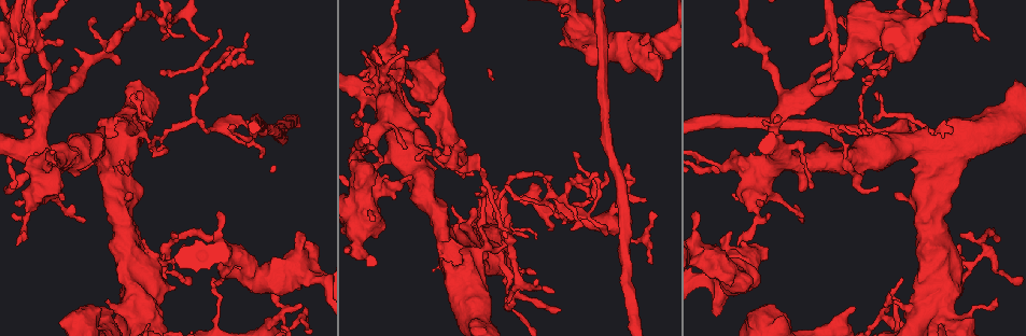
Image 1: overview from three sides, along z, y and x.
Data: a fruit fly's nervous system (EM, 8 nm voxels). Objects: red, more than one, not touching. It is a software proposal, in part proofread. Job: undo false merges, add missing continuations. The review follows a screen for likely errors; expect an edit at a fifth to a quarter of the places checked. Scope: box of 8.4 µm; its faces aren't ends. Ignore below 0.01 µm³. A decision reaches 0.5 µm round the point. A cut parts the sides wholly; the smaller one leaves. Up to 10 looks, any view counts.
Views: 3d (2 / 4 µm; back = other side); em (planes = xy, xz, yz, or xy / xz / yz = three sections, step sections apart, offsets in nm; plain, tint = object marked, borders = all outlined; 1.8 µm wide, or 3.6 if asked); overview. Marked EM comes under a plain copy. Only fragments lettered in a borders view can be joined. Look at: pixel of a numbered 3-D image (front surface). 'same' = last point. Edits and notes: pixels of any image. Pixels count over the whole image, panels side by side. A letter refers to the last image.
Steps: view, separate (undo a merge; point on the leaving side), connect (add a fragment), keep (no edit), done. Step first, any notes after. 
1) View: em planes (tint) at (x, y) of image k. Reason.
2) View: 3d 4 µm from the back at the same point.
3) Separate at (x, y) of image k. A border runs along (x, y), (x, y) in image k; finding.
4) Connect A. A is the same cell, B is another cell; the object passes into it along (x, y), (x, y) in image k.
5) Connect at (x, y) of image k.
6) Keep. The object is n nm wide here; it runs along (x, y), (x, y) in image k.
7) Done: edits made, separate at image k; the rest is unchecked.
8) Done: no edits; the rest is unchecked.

View: 3d 4 µm from the back at (394, 76) of image 1.

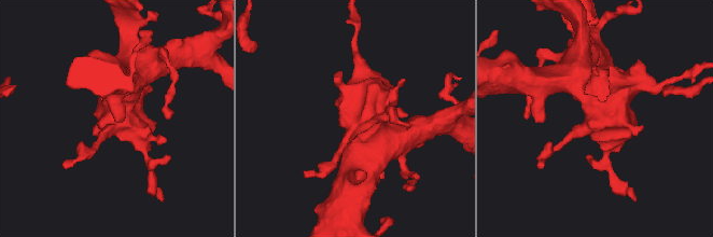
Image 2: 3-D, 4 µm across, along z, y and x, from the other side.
View: em planes (borders) at (591, 115) of image 2. 3 arms meet here.

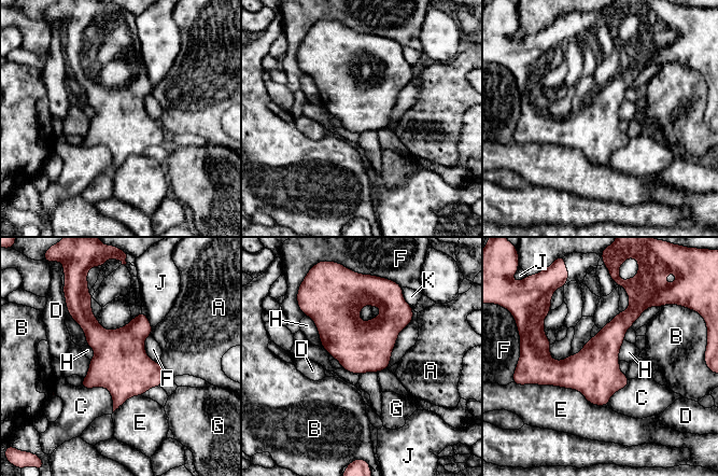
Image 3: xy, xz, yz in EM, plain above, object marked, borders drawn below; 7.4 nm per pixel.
Keep. A, B, C, D, E, F, G, H, J and K are other cells; a border runs along (305, 314), (314, 323), (322, 346) in image 3; continuous, no second neuron.

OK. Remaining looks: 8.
View: 3d 4 µm at (85, 314) of image 1. Closes a loop.

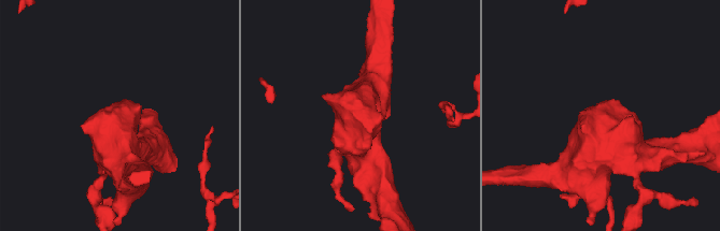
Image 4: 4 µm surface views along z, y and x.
View: em planes (borders) at (361, 118) of image 4.

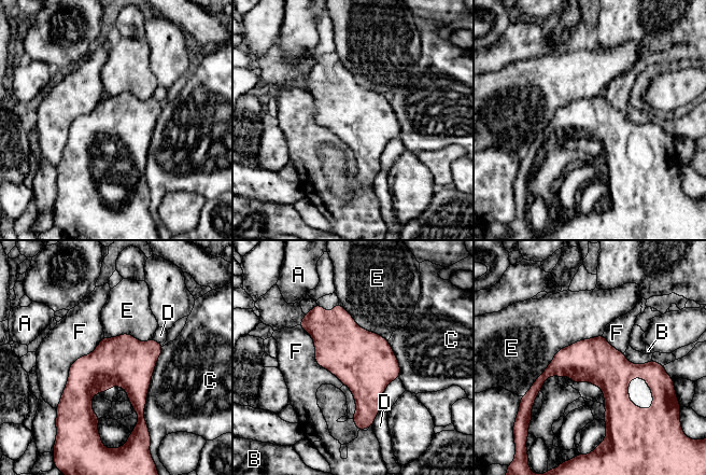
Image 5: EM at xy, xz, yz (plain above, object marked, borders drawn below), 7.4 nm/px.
Keep. The longest contact is with E, 700 nm; A, B, C, D, E and F are other cells; it runs along (659, 366), (554, 367), (535, 386) in image 5; one neuron here.

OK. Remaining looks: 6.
View: 3d 4 µm at (25, 29) of image 1. Abrupt turn.

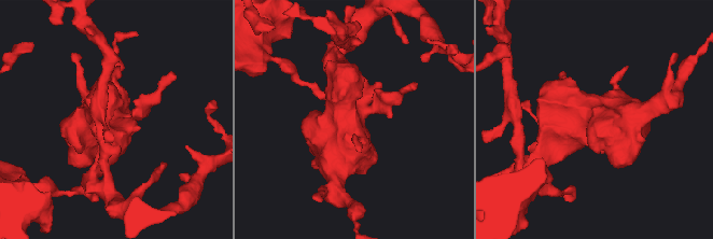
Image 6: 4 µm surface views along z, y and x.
View: em 3.6 µm planes (tint) at (351, 111) of image 6. Now the EM.

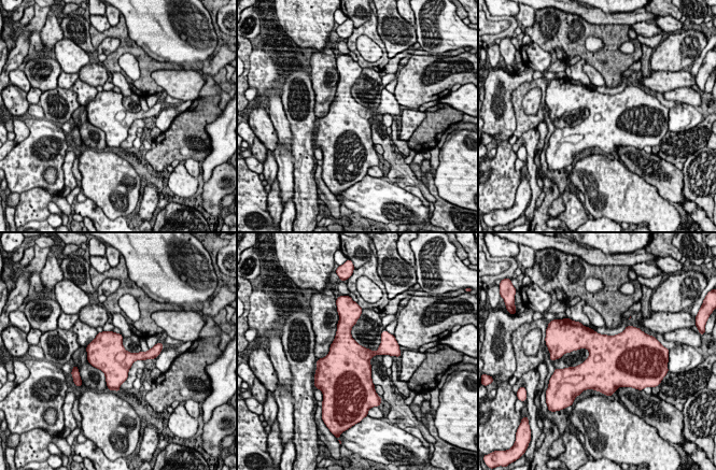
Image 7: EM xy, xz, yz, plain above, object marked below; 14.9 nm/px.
View: em 3.6 µm planes (borders) at the same point. See the neighbours.

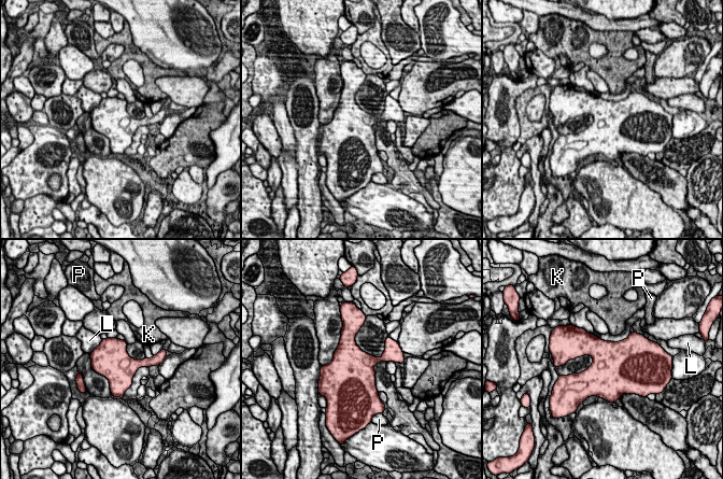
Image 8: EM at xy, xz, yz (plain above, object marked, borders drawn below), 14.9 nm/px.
Keep. The longest contact is with L, 300 nm; K, L and P are other cells; all the same neuron.

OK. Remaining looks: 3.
View: 3d 4 µm at (451, 247) of image 1. Sudden change in width.

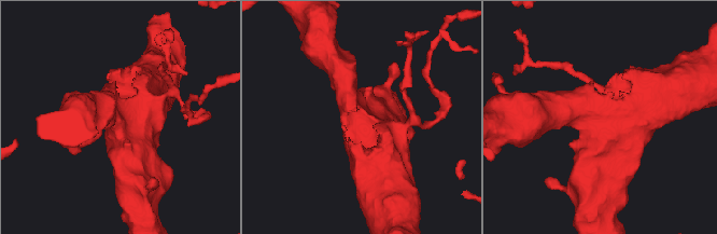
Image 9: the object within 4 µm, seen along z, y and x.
View: em 3.6 µm xz step 8 (tint) at (359, 124) of image 9. Need the tissue.

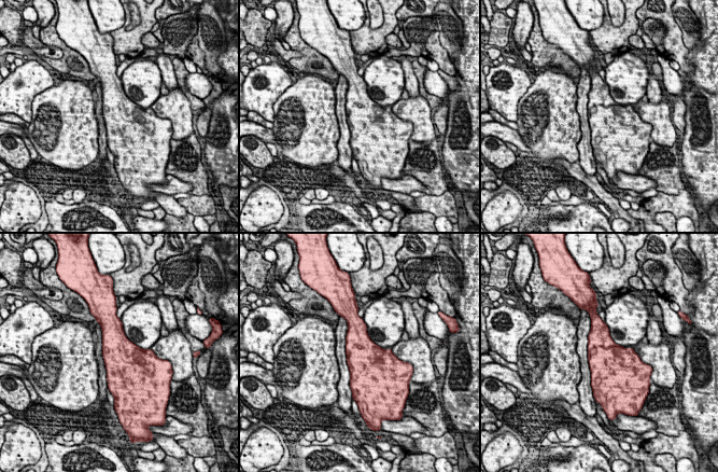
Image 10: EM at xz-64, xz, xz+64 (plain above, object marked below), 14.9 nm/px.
View: em 3.6 µm planes (borders) at the same point. Cut it another way.

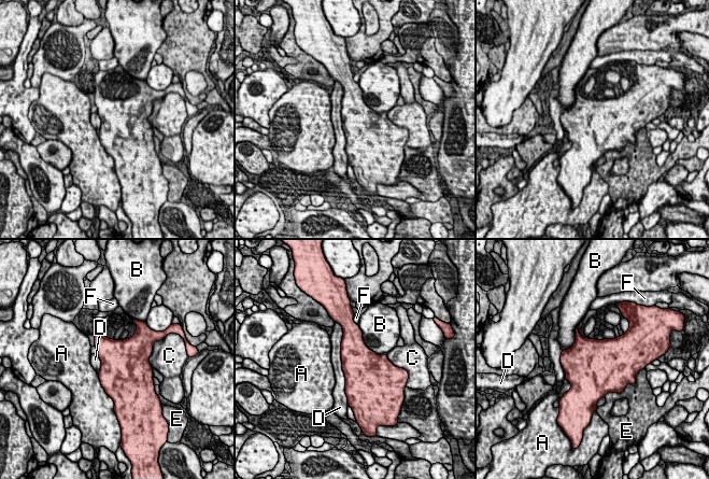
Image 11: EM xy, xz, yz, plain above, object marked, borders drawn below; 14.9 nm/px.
Keep. A, B, C, D, E and F are other cells; a border runs along (340, 325), (341, 369), (346, 395) in image 11; continuous, no second neuron.

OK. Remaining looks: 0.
Done: no edits; the rest is unchecked.

